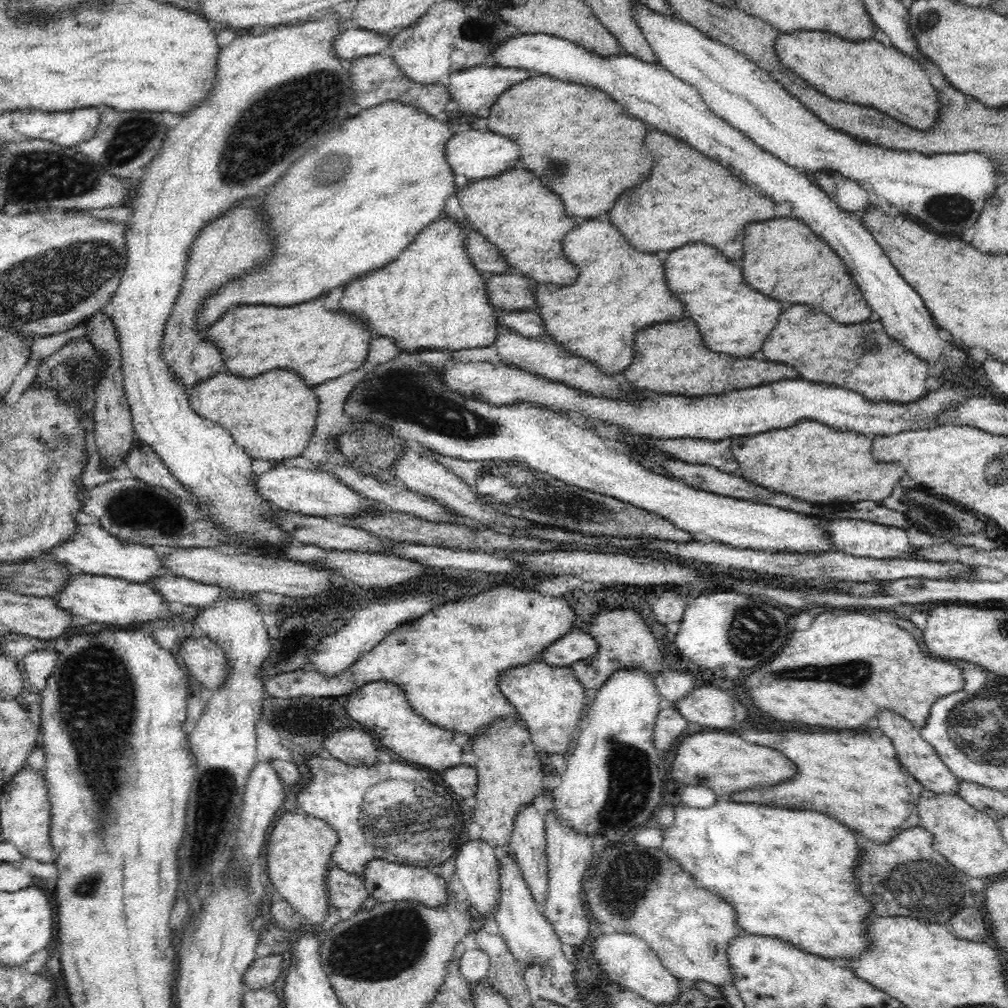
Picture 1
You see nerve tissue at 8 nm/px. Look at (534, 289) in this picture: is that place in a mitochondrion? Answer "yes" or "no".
no

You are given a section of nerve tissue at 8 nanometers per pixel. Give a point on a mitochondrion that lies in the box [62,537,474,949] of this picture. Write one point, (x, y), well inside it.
(413, 820)

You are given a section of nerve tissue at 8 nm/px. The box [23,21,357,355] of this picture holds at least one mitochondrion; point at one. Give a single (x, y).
(284, 119)

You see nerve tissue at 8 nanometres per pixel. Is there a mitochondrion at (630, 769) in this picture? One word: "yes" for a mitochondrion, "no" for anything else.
yes

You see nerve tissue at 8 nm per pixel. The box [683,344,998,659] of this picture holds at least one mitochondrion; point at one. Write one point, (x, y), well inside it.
(931, 518)

